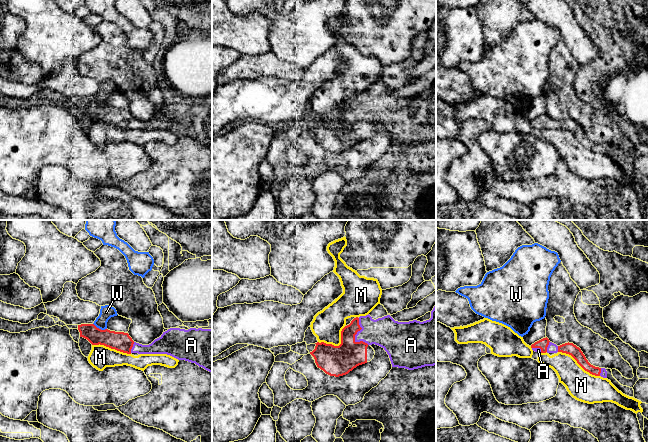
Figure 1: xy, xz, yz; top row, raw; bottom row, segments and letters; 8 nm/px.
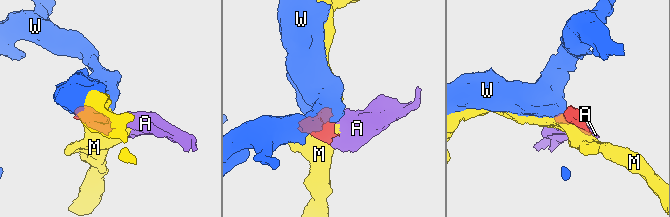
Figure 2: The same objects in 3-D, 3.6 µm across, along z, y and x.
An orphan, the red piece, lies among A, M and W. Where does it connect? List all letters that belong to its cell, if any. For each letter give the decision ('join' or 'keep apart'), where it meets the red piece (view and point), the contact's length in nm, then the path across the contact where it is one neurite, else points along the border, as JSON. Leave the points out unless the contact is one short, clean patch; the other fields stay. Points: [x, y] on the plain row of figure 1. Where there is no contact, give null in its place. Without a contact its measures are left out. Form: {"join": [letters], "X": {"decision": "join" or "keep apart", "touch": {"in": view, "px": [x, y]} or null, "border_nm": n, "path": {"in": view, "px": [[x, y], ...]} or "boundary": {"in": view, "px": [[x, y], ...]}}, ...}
{"join": ["A"], "A": {"decision": "join", "touch": {"in": "xz", "px": [354, 112]}, "border_nm": 240}, "M": {"decision": "keep apart", "touch": {"in": "yz", "px": [579, 140]}, "border_nm": 400}, "W": {"decision": "keep apart", "touch": {"in": "xy", "px": [100, 105]}, "border_nm": 120, "boundary": {"in": "xy", "px": [[93, 99], [101, 105], [106, 105]]}}}

